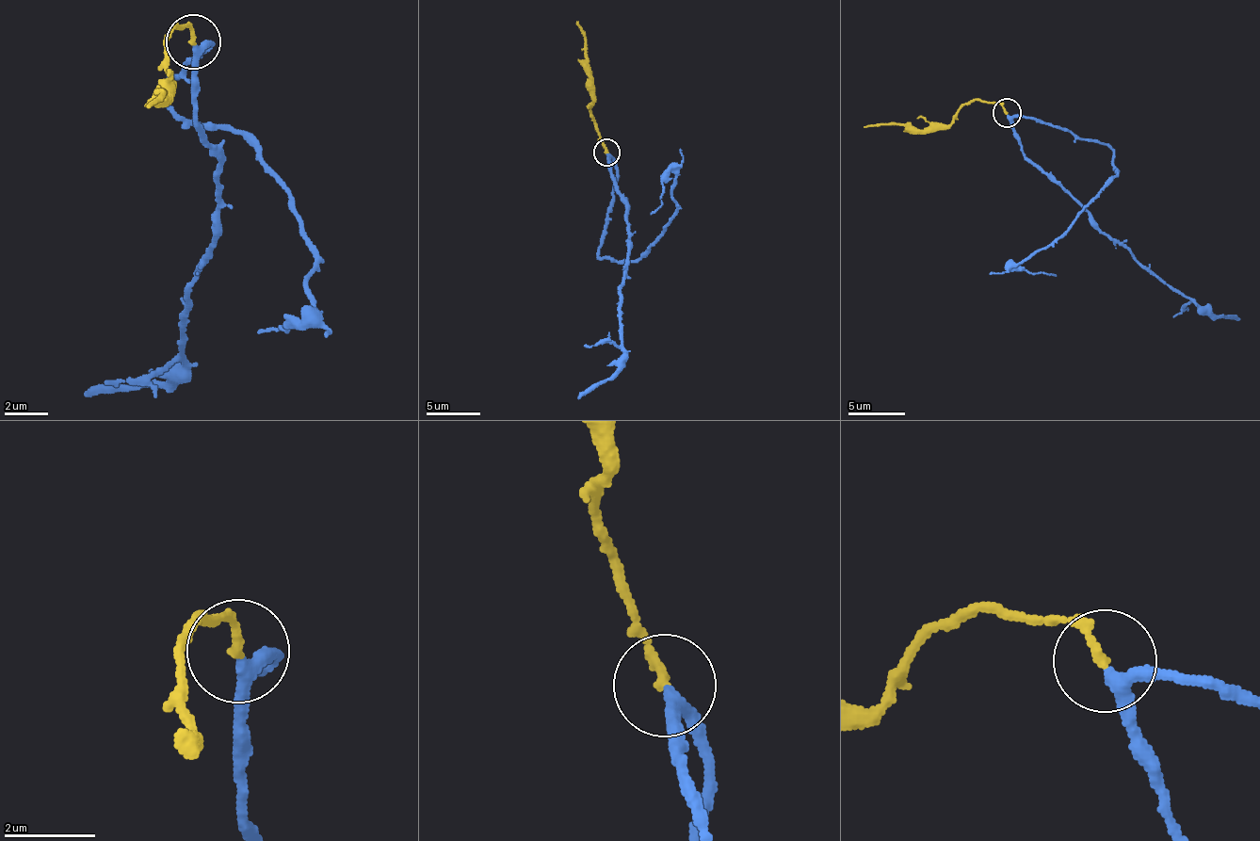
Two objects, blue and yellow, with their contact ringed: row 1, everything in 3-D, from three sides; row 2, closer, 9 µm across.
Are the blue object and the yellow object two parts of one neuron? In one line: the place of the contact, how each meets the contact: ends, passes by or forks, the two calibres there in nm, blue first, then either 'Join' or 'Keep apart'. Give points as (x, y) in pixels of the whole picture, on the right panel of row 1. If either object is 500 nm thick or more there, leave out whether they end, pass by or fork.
Place: (1007, 112). At the ring blue passes by. At the ring yellow ends. Thickness 260 nm (blue) against 200 nm. Join

